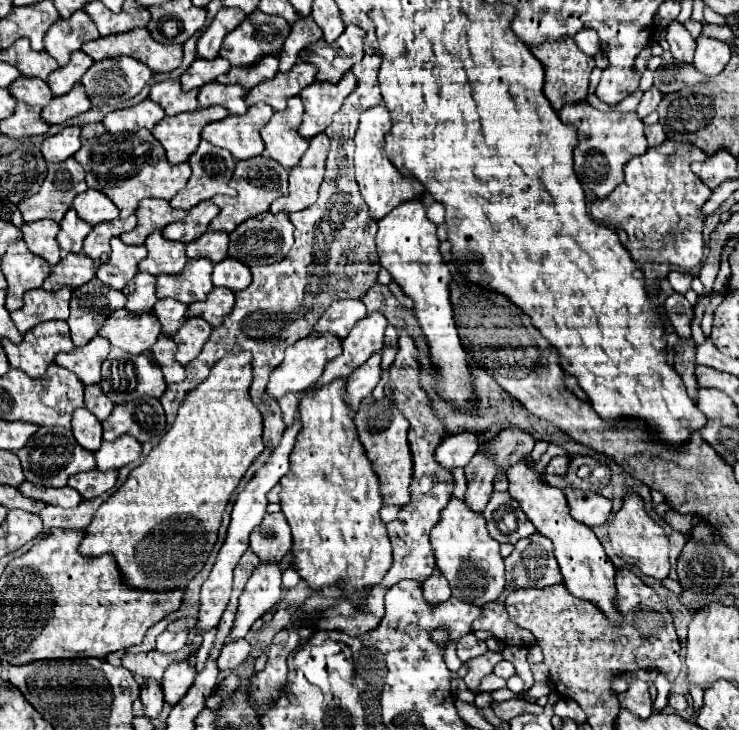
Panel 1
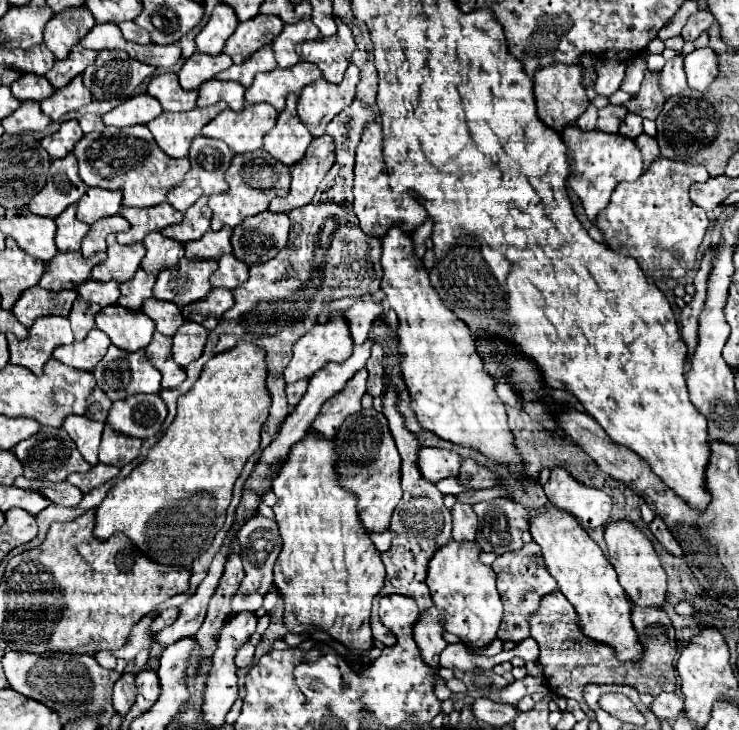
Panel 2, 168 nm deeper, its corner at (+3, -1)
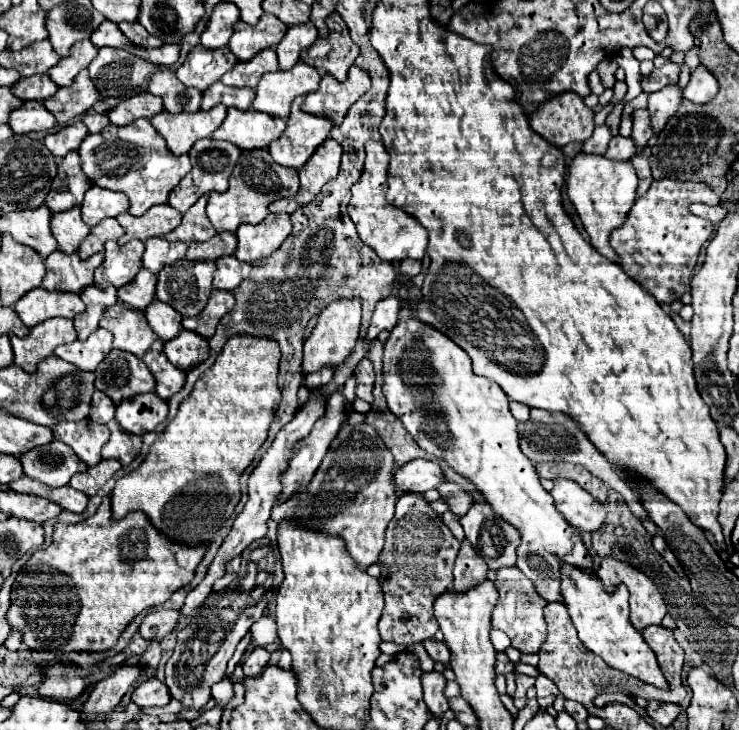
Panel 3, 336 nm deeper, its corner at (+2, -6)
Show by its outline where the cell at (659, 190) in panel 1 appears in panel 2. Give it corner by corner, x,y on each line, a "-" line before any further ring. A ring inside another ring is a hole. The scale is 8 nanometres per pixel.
657,158
639,180
621,182
609,206
599,214
595,226
601,230
605,246
635,258
647,278
683,278
695,268
701,240
709,228
709,216
689,200
689,188
693,182
707,180
705,166

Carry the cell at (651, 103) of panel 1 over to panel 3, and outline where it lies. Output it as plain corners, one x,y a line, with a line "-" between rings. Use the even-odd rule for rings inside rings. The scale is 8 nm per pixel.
616,135
610,145
608,151
604,153
608,159
616,159
616,161
628,161
632,155
636,155
636,143
632,137
622,137

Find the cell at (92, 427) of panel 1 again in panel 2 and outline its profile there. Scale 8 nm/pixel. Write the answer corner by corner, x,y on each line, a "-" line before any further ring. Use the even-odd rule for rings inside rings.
71,414
69,418
65,418
63,422
63,430
73,438
73,442
77,444
77,450
81,452
81,456
91,464
95,466
99,460
97,460
97,448
99,448
99,442
101,442
101,432
103,432
103,426
101,422
95,422
87,416
75,416

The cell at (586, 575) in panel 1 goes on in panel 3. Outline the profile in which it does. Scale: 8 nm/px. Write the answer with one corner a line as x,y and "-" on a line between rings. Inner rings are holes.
562,563
560,567
560,587
564,605
570,613
570,619
578,631
580,641
596,655
600,655
610,667
632,675
636,679
642,679
650,685
666,689
668,683
656,663
654,651
646,645
642,639
642,633
636,631
628,619
628,589
624,583
616,585
614,593
604,591
604,583
600,583
600,577
594,575
594,571
580,571
578,567
572,567
570,563

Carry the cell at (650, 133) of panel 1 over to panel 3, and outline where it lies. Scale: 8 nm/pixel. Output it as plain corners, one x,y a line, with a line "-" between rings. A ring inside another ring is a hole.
646,145
642,149
642,153
638,153
638,155
634,155
630,159
634,169
636,169
636,173
638,173
638,179
640,179
640,183
638,183
638,195
644,195
648,191
650,183
652,183
652,173
650,173
650,167
648,167
648,155
650,155
650,147

